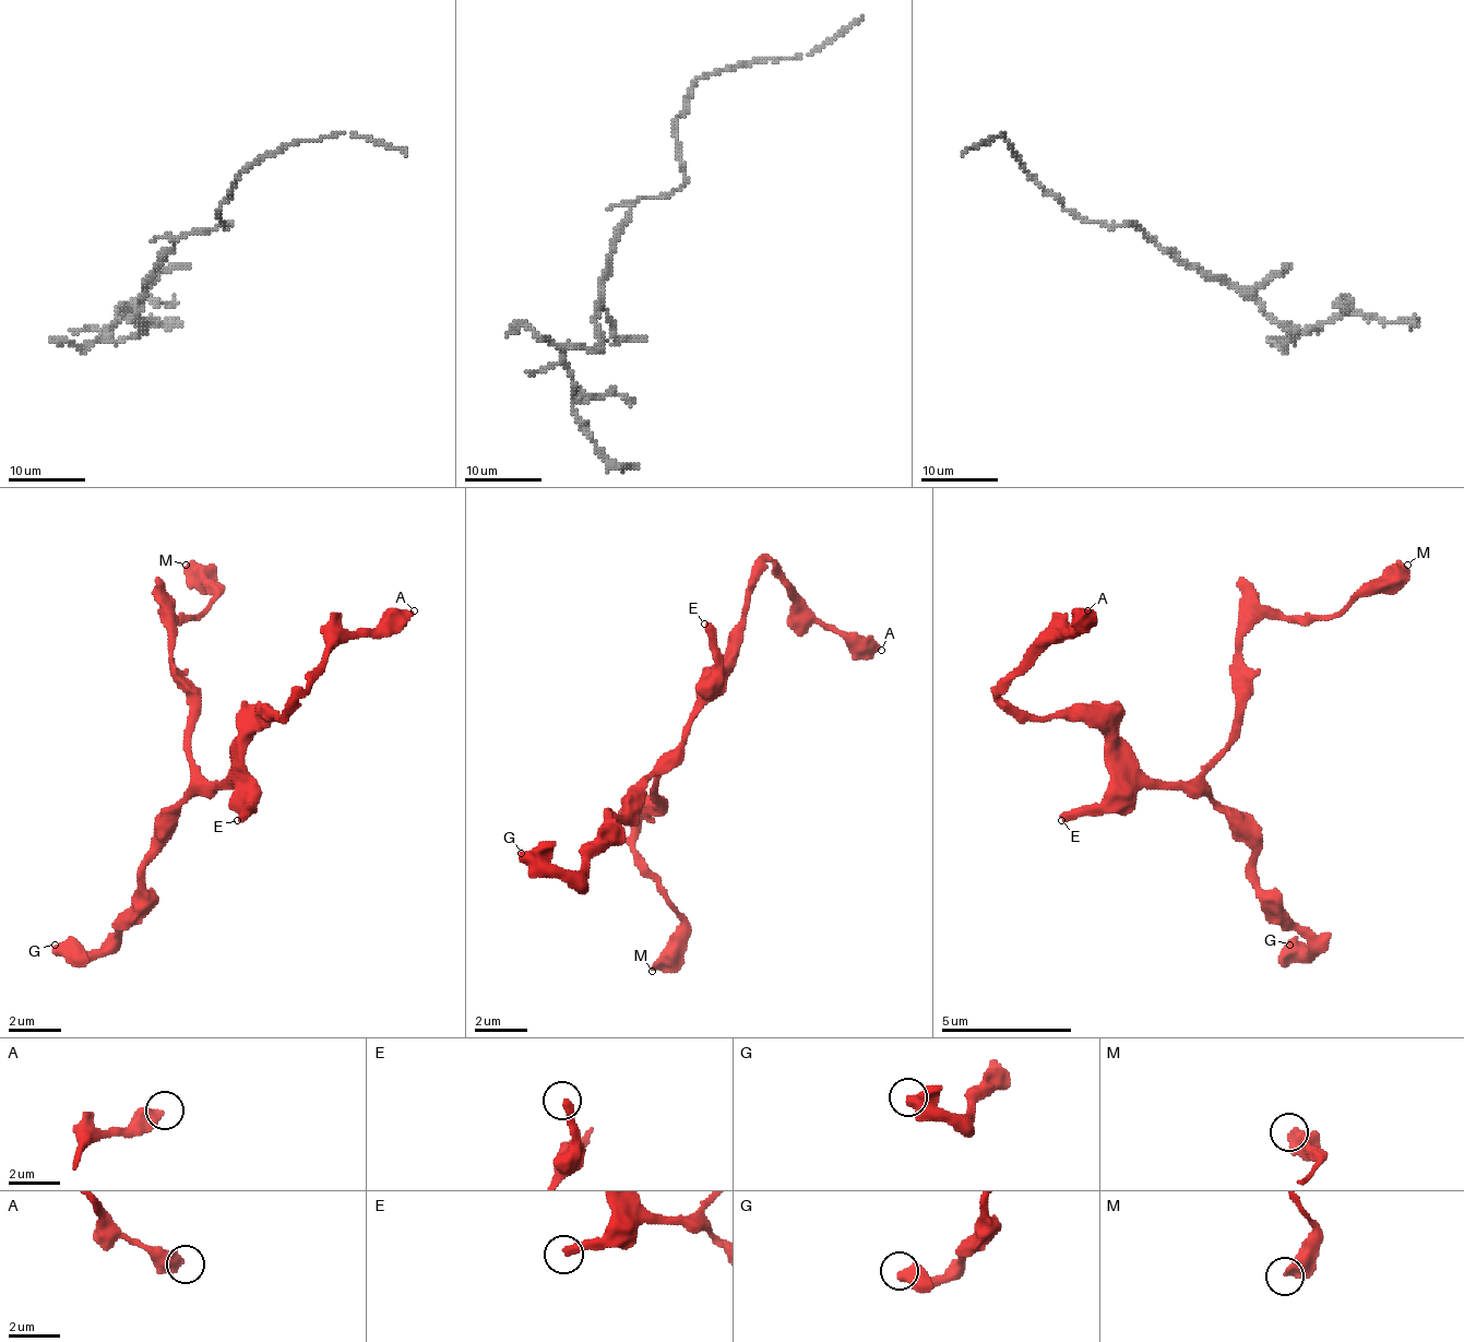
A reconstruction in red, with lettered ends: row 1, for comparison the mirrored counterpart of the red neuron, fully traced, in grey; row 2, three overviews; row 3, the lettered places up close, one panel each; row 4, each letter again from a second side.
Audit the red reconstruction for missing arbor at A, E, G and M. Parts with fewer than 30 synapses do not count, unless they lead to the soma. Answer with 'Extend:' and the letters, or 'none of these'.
Extend: E

